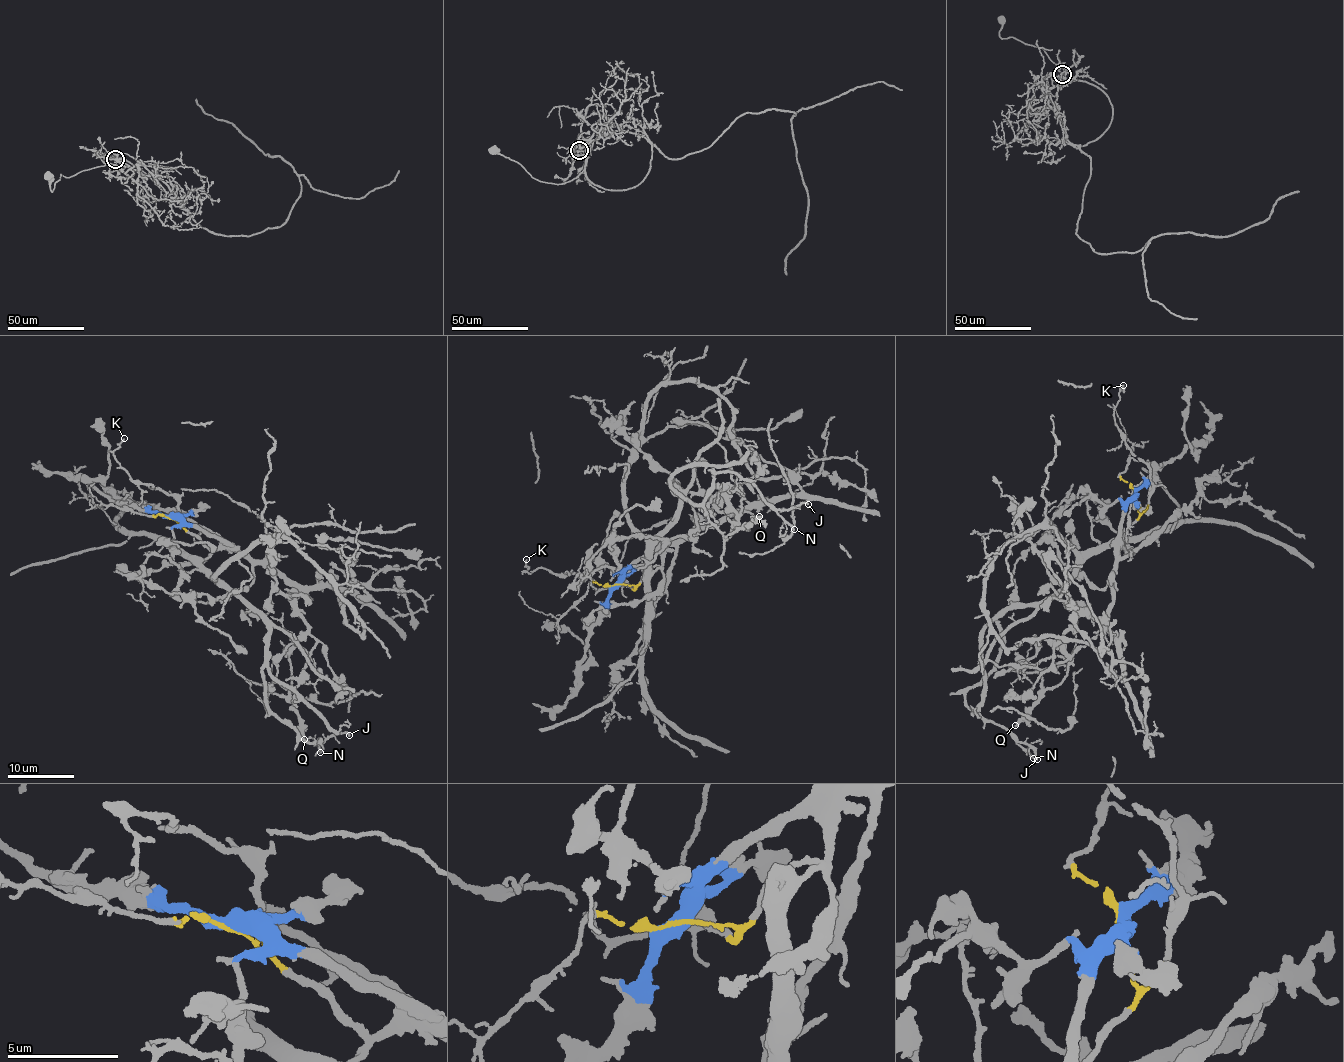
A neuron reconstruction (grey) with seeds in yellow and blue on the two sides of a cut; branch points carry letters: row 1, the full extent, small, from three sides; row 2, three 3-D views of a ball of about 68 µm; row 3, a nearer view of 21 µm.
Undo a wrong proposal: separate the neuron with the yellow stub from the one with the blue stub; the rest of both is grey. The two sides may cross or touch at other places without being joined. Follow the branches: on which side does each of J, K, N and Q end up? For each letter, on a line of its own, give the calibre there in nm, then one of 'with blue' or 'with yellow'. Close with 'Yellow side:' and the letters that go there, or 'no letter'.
J: 240 nm thick; with yellow
K: 140 nm thick; with yellow
N: 220 nm thick; with yellow
Q: 360 nm thick; with blue
Yellow side: J, K, N

